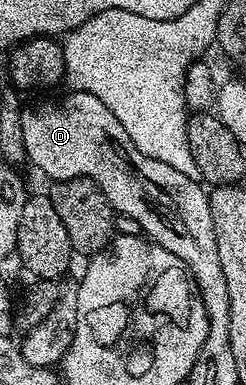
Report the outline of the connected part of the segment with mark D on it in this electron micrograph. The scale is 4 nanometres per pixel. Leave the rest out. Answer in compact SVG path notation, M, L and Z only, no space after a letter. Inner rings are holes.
M72 90L68 94L57 103L49 103L26 114L23 142L30 159L53 181L65 182L79 176L95 180L108 197L114 212L139 221L142 232L150 240L183 260L194 278L194 287L200 294L208 318L208 333L204 342L211 349L225 347L225 339L230 339L230 290L219 258L218 239L214 236L214 219L211 217L206 190L202 190L192 176L157 158L147 157L99 97L89 91Z

